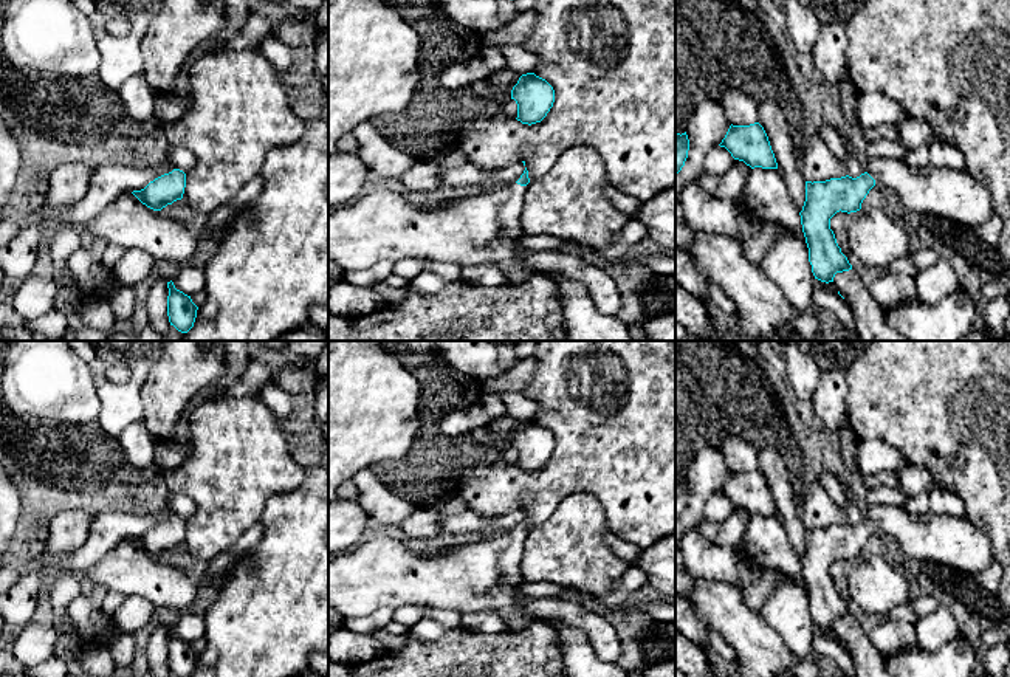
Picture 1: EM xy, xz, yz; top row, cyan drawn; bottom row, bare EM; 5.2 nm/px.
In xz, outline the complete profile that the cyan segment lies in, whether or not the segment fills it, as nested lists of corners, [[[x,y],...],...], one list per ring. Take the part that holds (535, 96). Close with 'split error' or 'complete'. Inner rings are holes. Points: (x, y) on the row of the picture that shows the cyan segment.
[[[534,73],[522,74],[511,90],[511,99],[517,104],[517,121],[522,124],[541,122],[555,102],[553,87]]]; complete

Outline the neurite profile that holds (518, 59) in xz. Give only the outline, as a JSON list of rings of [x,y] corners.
[[[507,45],[497,50],[505,56],[507,68],[522,74],[533,73],[541,64],[538,56],[528,53],[520,45]]]

